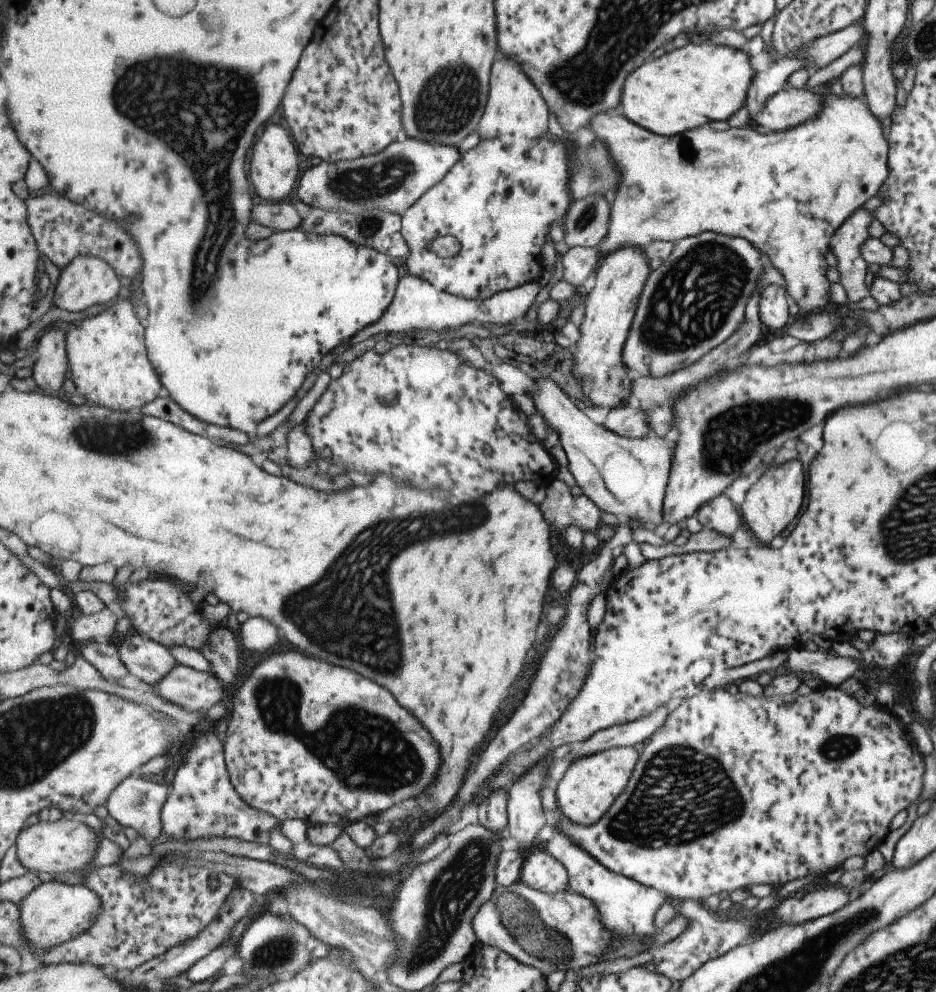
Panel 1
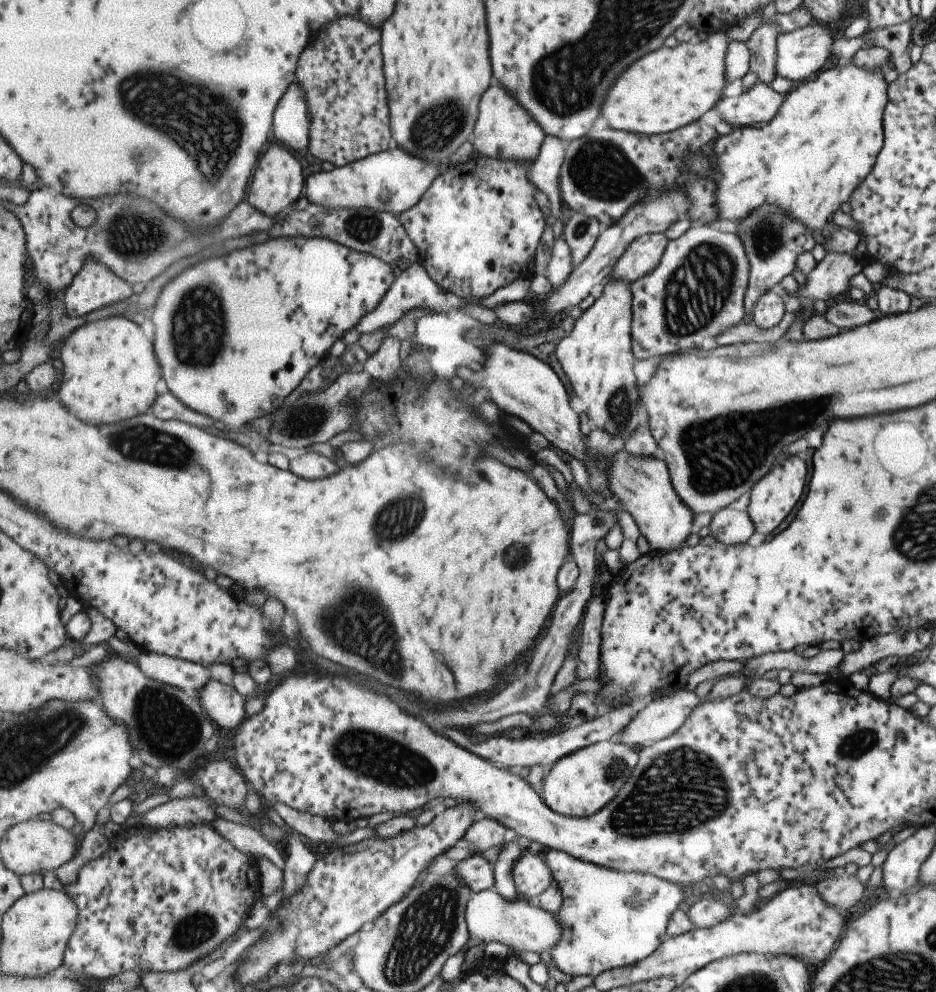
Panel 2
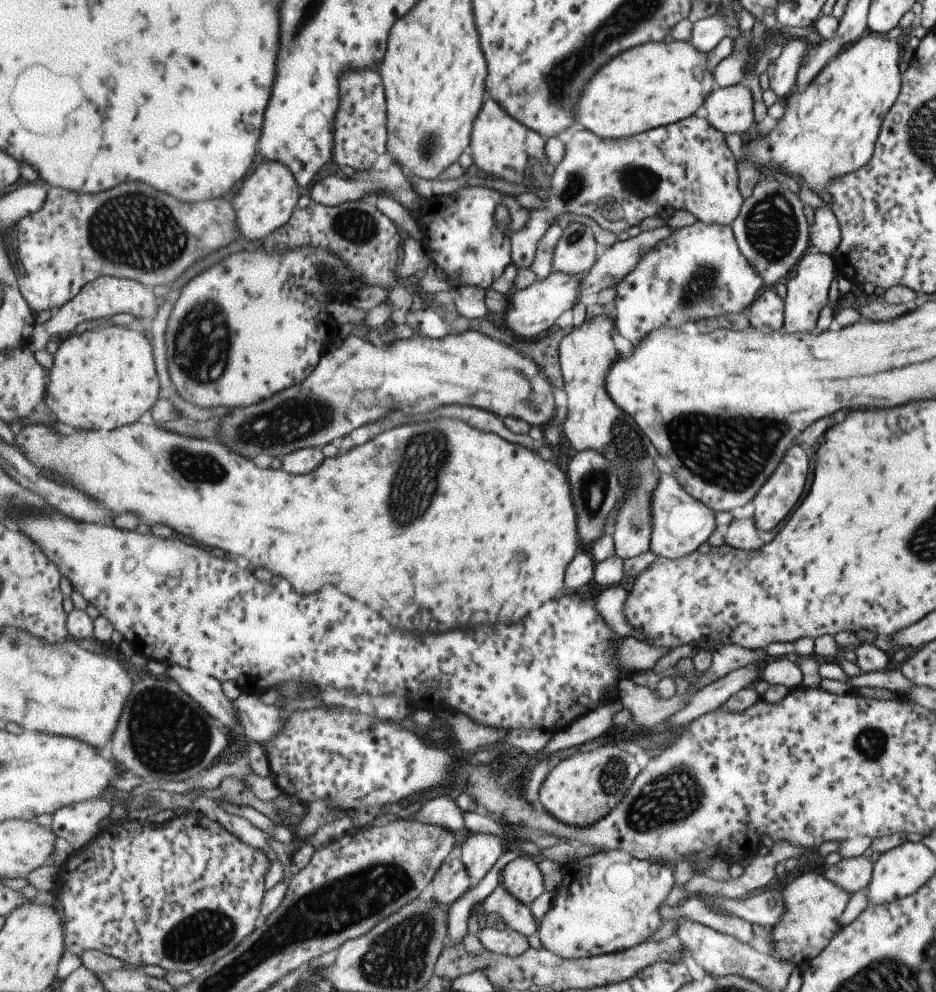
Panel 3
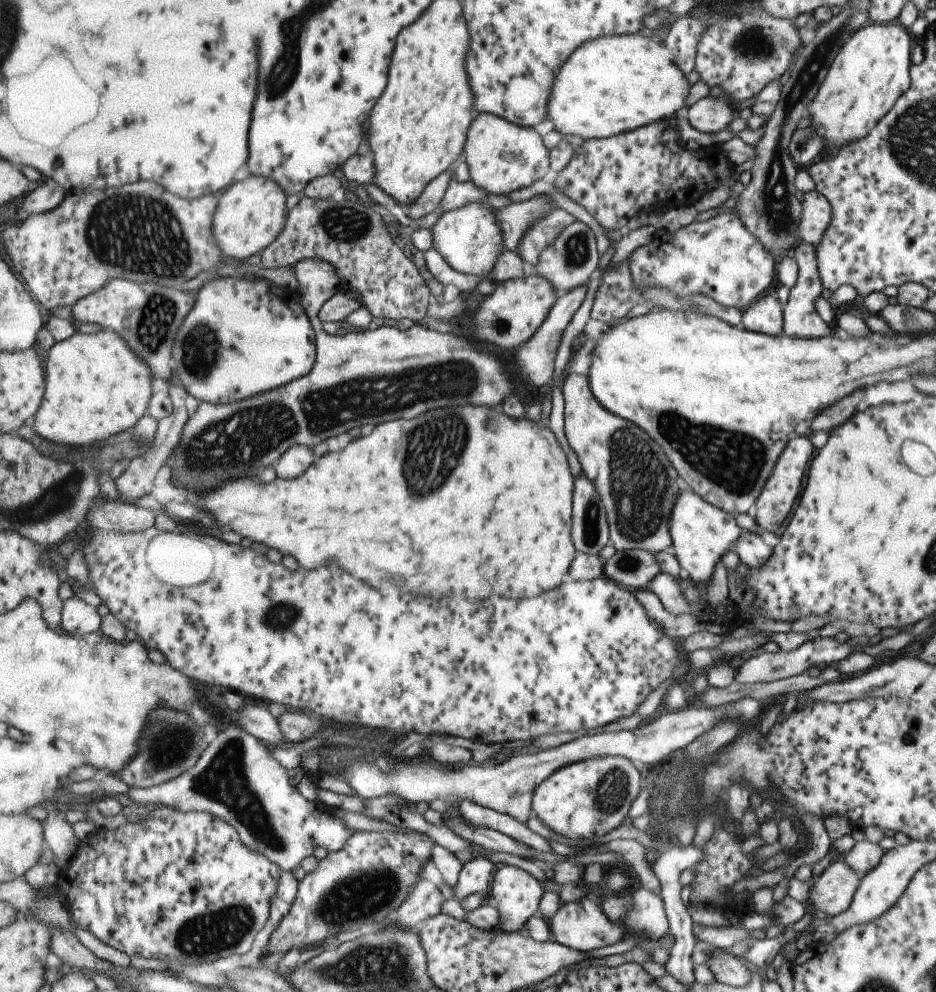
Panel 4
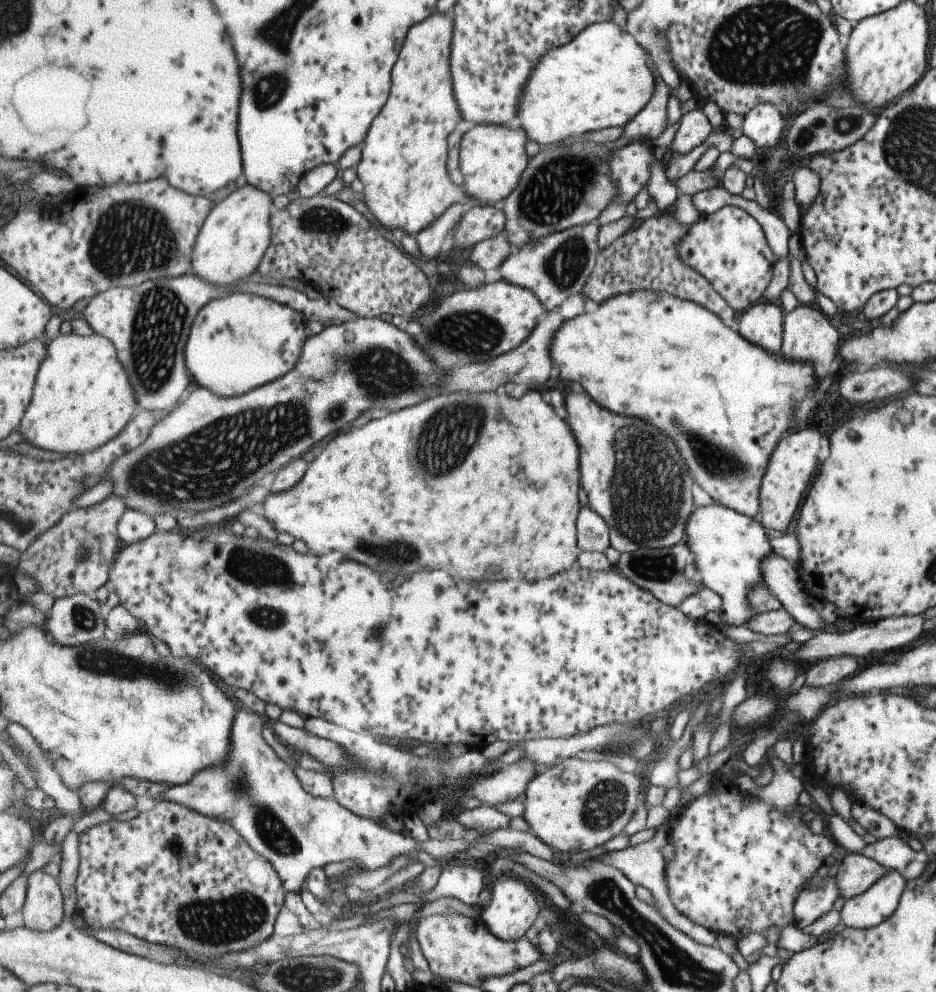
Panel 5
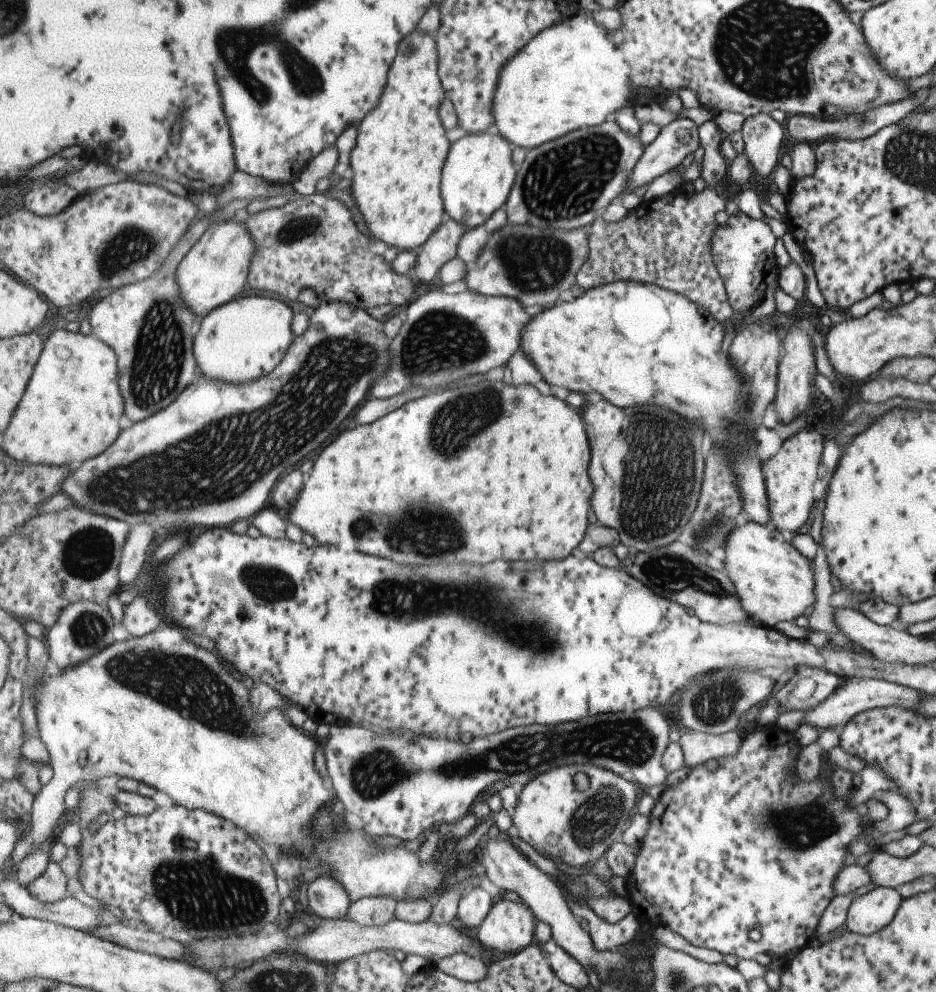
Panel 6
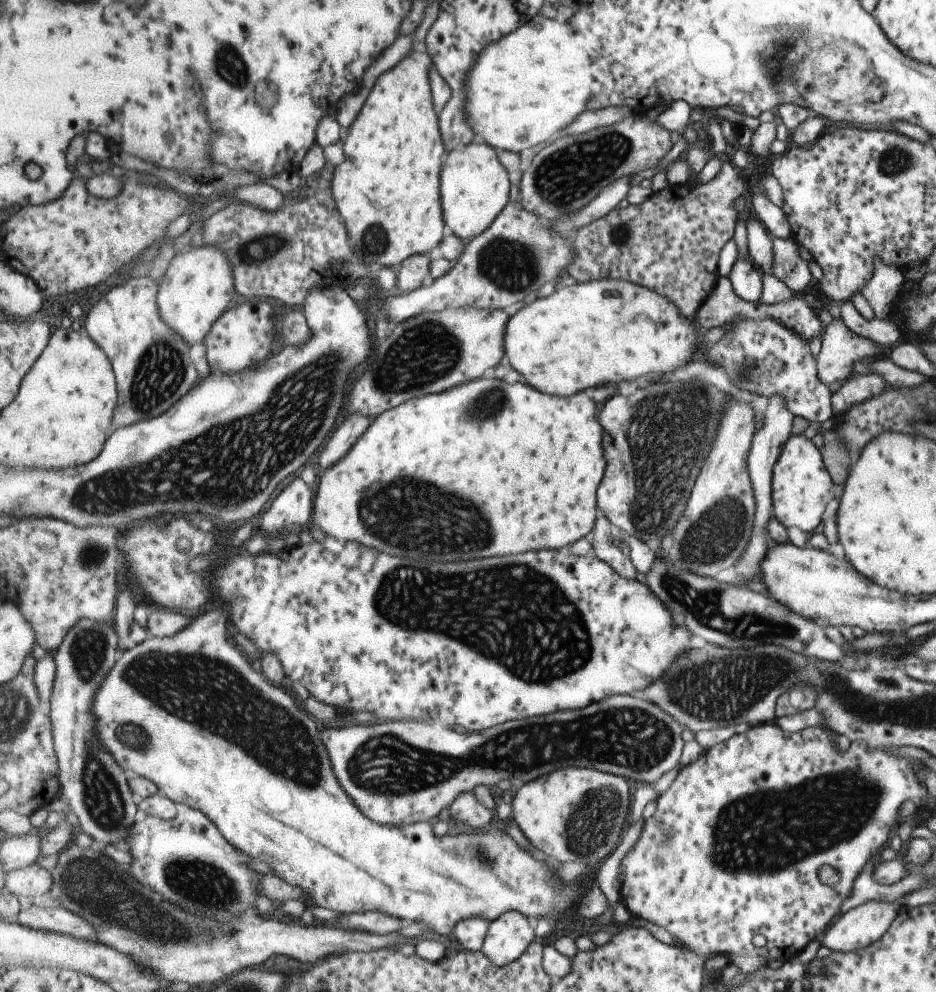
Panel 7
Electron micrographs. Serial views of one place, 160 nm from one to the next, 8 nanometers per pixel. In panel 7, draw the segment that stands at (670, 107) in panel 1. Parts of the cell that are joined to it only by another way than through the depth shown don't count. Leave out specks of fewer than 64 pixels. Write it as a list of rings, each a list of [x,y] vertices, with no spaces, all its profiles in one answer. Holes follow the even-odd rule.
[[[543,16],[543,22],[527,21],[515,32],[490,44],[470,72],[466,87],[466,113],[475,136],[495,149],[515,153],[551,143],[557,134],[589,110],[592,99],[598,97],[603,88],[605,74],[599,68],[599,58],[592,58],[592,54],[593,48],[583,41],[569,21],[561,17],[551,19]]]

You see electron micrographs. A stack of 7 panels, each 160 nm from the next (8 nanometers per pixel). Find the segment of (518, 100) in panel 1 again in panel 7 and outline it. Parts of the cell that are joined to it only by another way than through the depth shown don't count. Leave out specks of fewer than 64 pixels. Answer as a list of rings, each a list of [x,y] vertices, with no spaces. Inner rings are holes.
[[[479,140],[478,143],[470,143],[463,150],[448,152],[445,156],[442,170],[442,209],[446,224],[466,242],[485,232],[509,204],[512,174],[499,162],[497,151],[499,150],[488,145],[485,140]]]

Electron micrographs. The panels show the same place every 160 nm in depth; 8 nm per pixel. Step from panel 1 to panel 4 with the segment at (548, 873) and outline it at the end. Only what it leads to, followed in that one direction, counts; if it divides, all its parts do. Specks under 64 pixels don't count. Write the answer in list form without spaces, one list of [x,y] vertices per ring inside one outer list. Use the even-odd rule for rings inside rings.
[[[503,865],[494,875],[491,900],[501,915],[505,932],[519,932],[539,910],[544,888],[527,870]]]

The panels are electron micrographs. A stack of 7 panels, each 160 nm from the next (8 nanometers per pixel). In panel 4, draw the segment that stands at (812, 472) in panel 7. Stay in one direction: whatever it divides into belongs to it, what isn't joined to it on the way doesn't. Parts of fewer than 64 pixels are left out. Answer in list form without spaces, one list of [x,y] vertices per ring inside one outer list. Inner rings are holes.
[[[791,438],[786,442],[756,498],[754,521],[760,532],[773,532],[787,518],[787,514],[793,508],[793,502],[799,496],[801,482],[805,478],[805,472],[807,472],[807,466],[809,466],[809,460],[813,454],[813,446],[809,443],[808,438]]]

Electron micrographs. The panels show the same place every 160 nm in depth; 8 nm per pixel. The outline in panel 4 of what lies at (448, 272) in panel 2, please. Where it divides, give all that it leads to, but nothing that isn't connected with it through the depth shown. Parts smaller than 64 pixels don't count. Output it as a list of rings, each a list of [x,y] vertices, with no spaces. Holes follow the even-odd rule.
[[[483,202],[467,203],[461,208],[444,211],[433,225],[434,247],[457,272],[466,275],[493,274],[500,255],[506,250],[504,230],[498,210]]]

